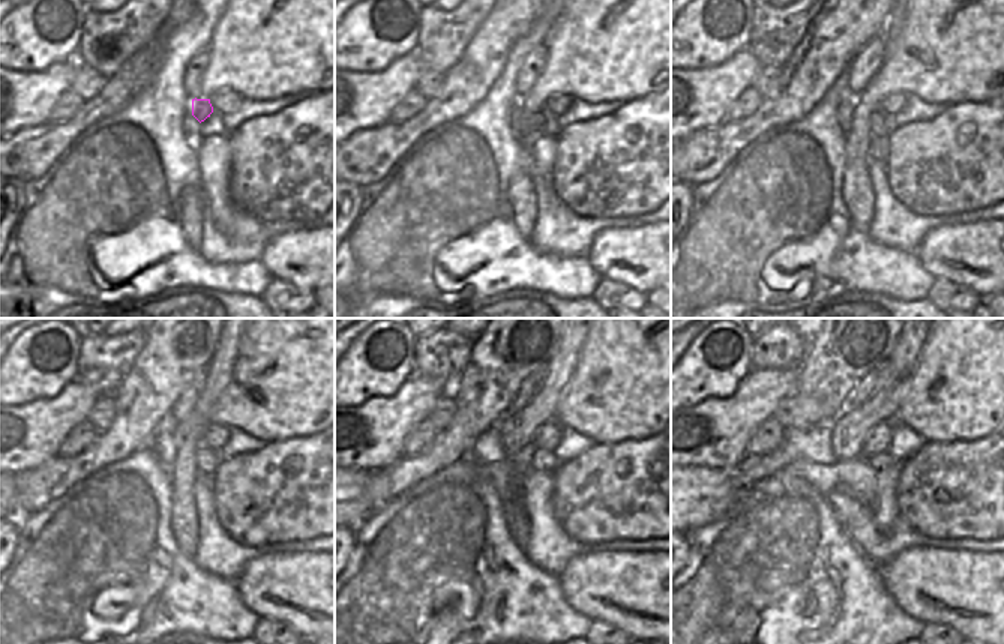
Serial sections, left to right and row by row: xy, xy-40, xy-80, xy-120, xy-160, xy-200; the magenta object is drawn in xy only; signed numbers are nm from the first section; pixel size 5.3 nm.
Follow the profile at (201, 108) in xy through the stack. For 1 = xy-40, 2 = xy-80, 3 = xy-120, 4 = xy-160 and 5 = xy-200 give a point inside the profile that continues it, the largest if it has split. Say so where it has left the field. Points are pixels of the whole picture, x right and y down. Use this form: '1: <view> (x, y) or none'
1: xy-40 (539, 119)
2: xy-80 (877, 125)
3: xy-120 (207, 461)
4: xy-160 (544, 461)
5: xy-200 (883, 461)

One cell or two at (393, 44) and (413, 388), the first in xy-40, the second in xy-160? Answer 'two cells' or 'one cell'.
two cells

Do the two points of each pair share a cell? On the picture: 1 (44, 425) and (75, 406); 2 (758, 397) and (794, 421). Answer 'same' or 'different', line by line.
1: same
2: different

